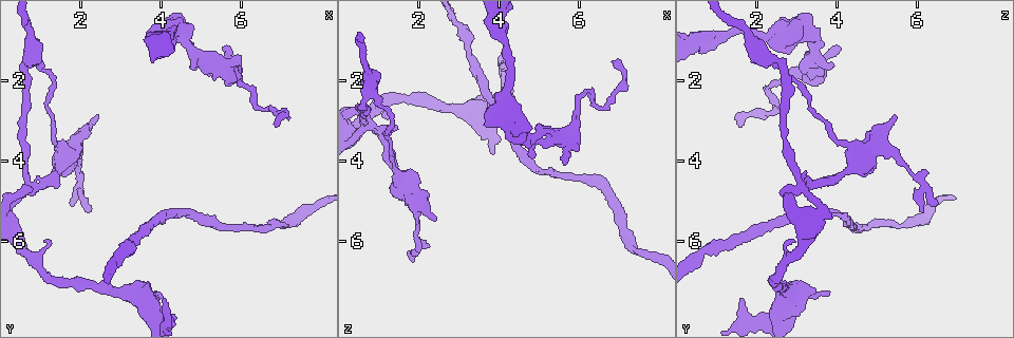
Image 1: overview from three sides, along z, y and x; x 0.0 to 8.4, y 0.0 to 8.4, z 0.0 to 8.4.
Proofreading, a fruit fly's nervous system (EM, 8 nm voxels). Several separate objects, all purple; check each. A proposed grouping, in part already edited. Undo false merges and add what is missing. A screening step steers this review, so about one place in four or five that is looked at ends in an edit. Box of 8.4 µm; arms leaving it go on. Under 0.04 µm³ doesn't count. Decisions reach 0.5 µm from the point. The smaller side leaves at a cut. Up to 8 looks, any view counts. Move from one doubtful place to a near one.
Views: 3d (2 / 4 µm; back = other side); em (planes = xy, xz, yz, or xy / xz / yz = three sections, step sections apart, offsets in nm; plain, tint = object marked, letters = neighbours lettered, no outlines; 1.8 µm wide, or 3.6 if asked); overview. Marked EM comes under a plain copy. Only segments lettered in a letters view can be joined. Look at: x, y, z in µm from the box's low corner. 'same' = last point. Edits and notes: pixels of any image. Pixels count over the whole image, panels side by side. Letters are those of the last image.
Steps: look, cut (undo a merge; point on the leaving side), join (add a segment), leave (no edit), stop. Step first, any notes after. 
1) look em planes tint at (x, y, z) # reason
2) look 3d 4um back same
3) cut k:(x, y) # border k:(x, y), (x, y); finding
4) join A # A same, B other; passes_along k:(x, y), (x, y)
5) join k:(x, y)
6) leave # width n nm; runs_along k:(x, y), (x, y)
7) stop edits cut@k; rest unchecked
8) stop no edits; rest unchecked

look em yz step 8 tint at (0.65, 4.65, 3.15) # arms part here

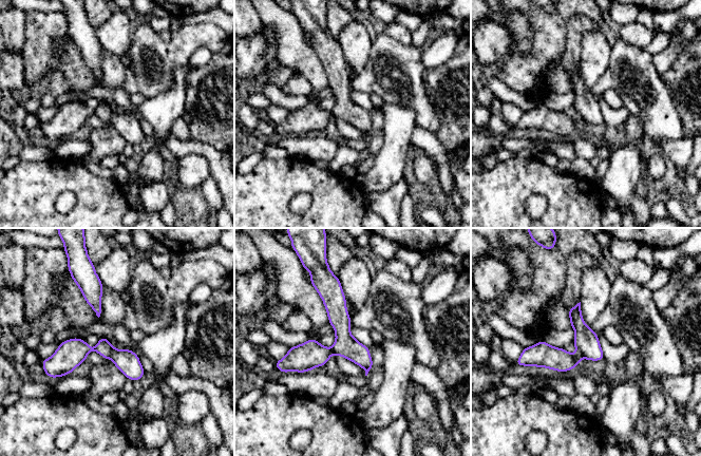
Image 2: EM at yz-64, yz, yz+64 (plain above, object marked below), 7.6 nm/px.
look em yz step 8 letters same

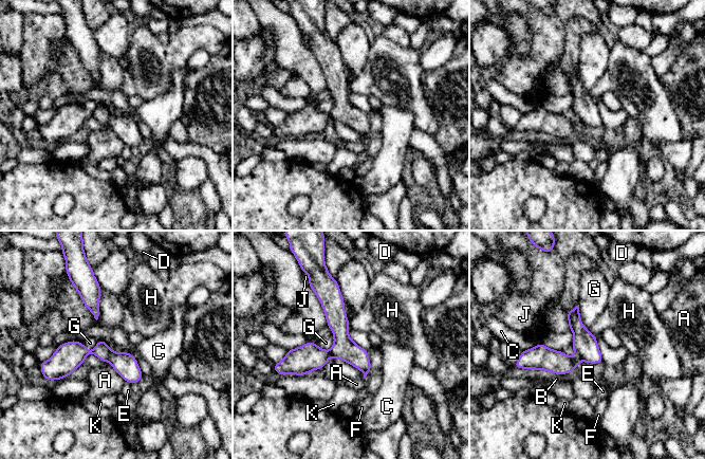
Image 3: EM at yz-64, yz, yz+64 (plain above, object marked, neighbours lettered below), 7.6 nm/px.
cut 3:(344, 348) # A other, B other, C other, D other, E other, F other, G other, H other, J other, K other; border 3:(329, 351), (332, 355); two neurons meet here

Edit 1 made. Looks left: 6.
look overview

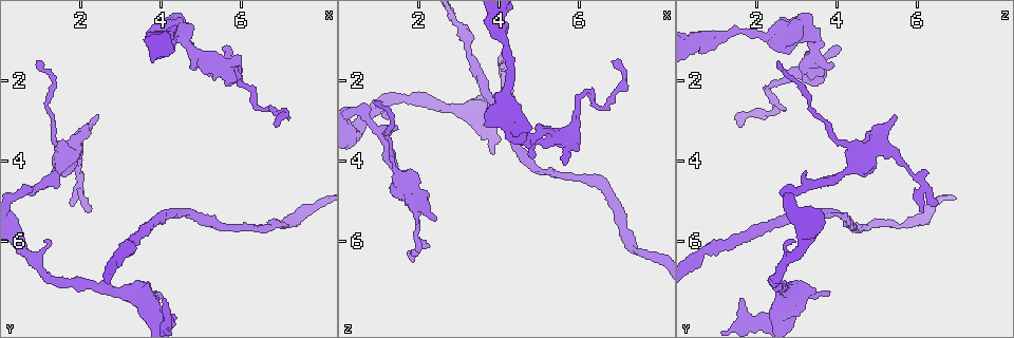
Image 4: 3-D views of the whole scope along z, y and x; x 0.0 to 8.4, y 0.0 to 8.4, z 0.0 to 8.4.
look em 3.6um planes letters at (0.90, 1.55, 2.50) # end of a long branch

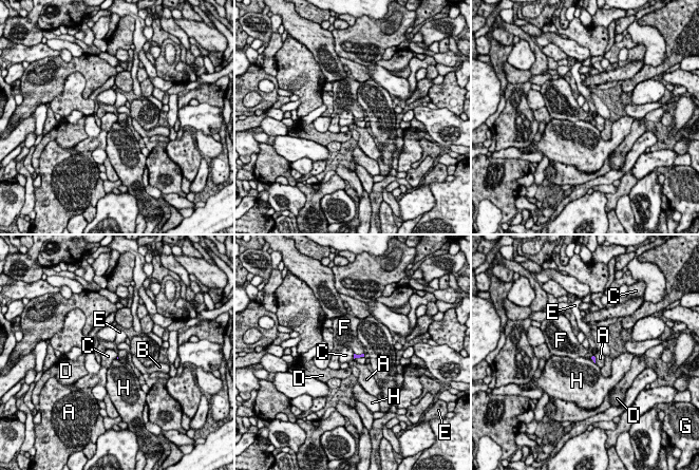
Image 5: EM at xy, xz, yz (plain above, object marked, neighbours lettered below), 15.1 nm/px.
leave # A other, B other, C other, D other, E other, F other, G other, H other; border 5:(353, 354), (354, 358); no lettered segment goes on from it

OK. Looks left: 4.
look 3d 4um at (4.05, 1.00, 2.60) # thick turns thin

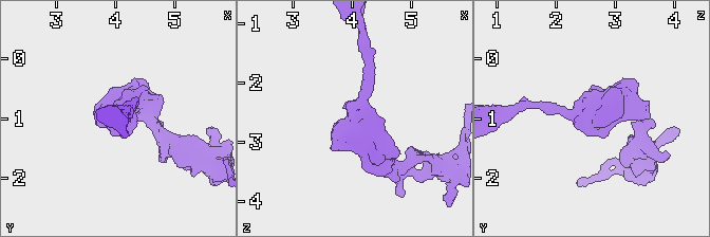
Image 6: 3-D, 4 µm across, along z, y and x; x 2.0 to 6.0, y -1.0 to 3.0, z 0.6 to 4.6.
look em planes letters at (4.05, 0.95, 2.60) # need the tissue

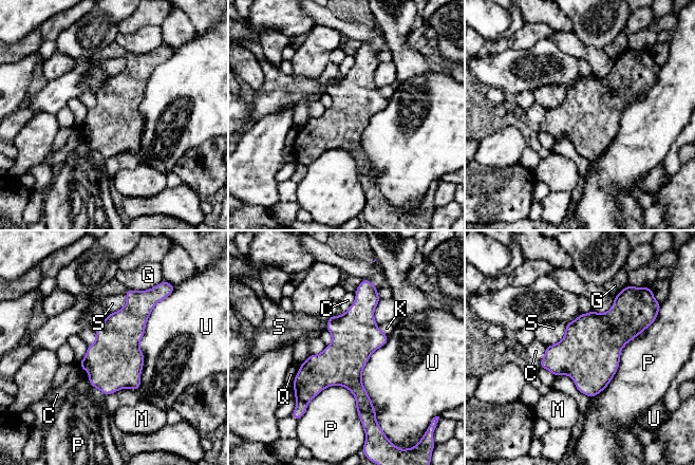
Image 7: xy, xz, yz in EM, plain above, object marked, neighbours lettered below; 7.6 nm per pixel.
leave # C other, G other, K other, M other, P other, Q other, S other, U other; border 7:(566, 324), (564, 336), (545, 347); all the same neuron

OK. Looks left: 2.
stop edits cut@3; rest unchecked

